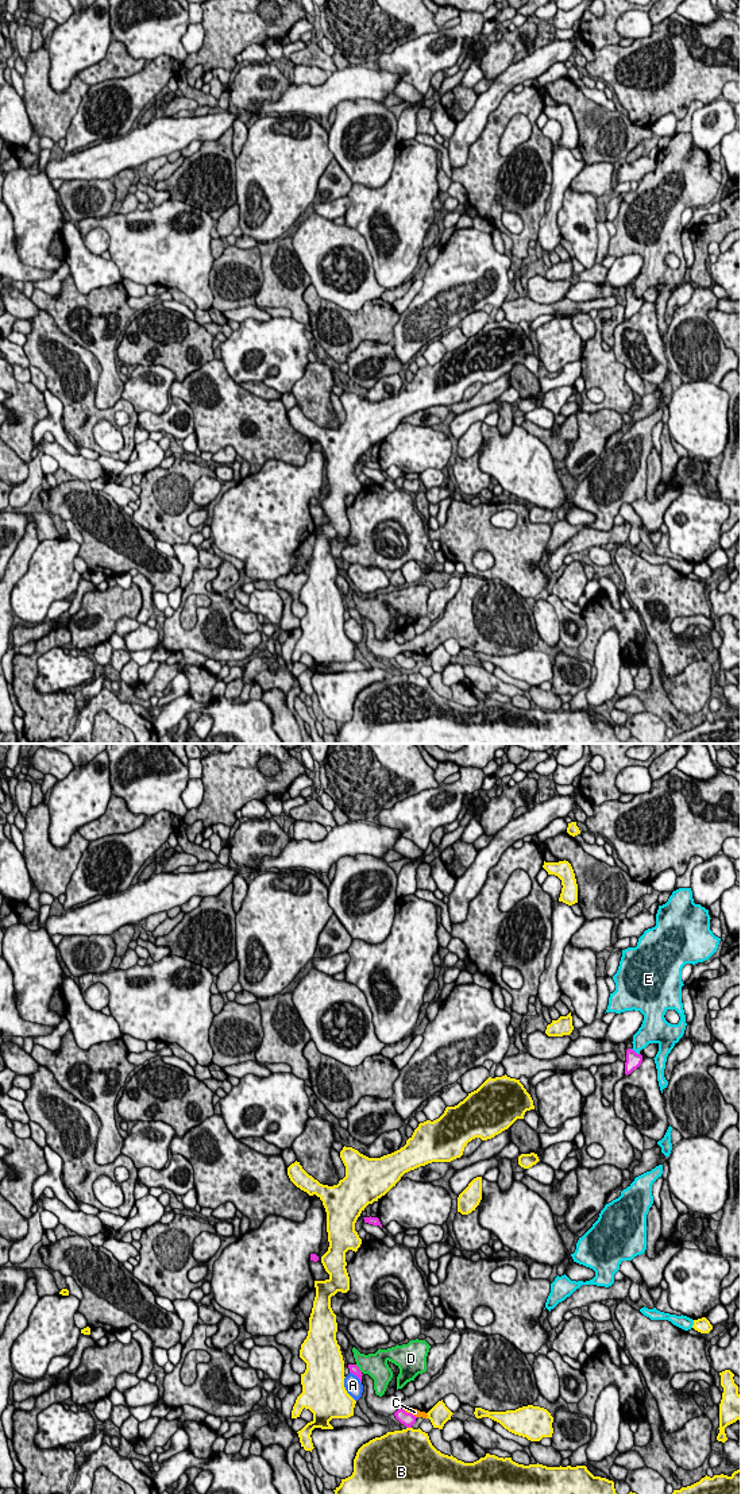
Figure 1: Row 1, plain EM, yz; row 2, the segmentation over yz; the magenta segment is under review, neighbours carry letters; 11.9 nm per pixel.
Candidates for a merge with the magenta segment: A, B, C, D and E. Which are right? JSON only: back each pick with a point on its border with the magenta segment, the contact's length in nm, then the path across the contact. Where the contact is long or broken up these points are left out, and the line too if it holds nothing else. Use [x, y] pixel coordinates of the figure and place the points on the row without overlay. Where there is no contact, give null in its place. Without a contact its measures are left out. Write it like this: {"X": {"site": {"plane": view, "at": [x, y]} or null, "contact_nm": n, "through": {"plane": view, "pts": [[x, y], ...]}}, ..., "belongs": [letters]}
{"belongs": []}

